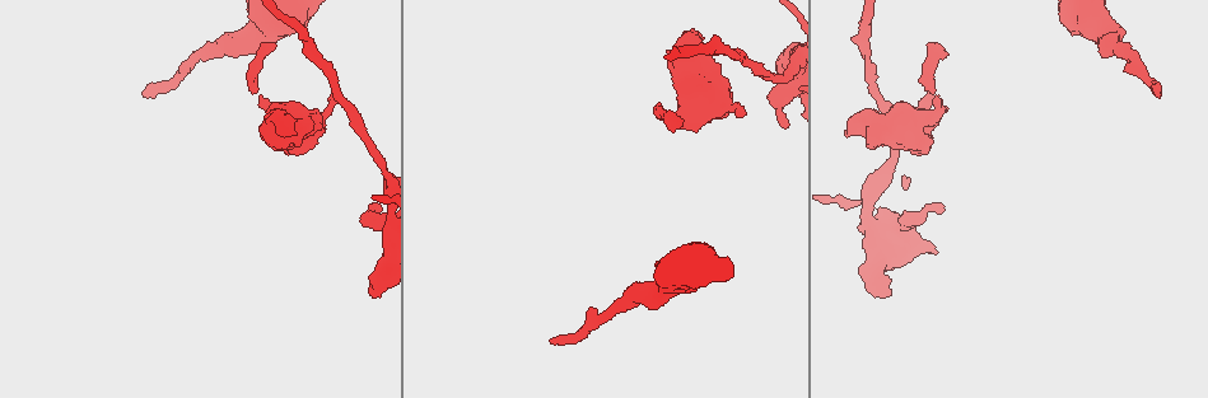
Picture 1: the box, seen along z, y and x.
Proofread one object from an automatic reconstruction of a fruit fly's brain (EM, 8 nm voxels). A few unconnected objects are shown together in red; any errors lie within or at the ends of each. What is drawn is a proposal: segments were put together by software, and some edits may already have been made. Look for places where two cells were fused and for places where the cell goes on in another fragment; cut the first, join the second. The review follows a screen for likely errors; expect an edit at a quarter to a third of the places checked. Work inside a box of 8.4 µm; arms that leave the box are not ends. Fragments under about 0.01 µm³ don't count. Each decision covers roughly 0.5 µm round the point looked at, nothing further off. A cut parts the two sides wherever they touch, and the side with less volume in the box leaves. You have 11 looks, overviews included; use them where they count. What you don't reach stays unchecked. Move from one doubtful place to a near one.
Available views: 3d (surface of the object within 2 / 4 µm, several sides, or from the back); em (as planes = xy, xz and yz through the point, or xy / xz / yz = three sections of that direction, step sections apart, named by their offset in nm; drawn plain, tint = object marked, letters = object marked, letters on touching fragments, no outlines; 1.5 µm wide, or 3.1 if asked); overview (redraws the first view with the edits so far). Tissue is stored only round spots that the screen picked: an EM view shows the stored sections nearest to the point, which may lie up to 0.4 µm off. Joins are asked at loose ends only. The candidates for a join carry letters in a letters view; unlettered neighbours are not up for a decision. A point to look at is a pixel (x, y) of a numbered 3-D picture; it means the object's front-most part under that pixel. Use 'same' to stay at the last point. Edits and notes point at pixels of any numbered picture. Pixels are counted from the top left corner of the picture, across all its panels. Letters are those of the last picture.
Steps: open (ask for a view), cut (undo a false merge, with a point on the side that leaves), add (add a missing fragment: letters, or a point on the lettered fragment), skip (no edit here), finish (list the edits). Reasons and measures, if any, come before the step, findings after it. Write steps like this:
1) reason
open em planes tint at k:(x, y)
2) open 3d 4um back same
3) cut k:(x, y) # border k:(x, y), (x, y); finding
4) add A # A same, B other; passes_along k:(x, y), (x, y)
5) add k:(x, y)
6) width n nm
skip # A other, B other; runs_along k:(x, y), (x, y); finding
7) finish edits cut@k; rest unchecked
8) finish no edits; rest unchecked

end of a long branch
open 3d 4um back at 1:(1159, 93)

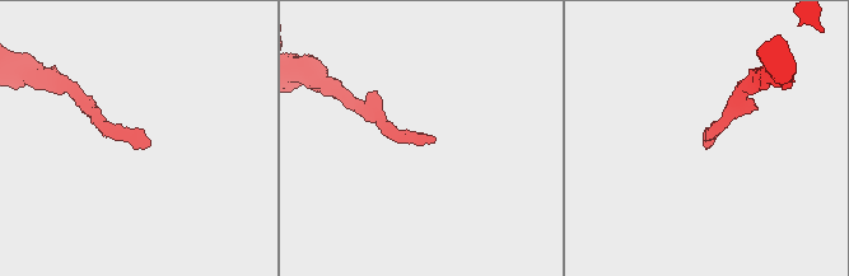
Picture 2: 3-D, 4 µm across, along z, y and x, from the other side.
open em xz step 8 letters at 2:(149, 146)

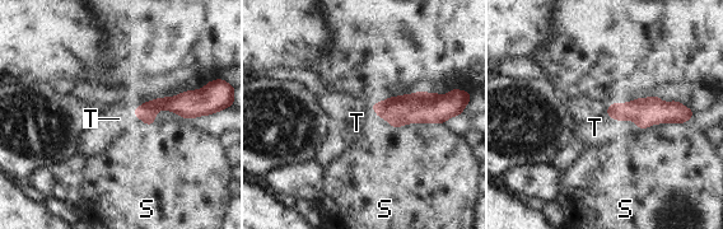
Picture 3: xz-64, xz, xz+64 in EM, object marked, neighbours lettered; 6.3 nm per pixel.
open em planes letters same

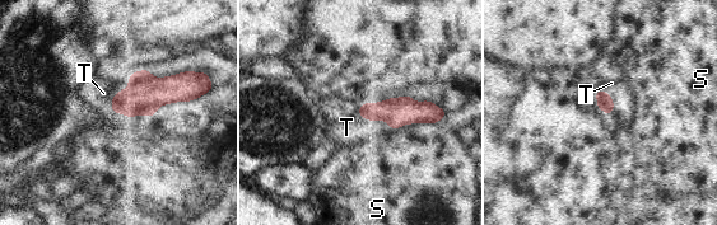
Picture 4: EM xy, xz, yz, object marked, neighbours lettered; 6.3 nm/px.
longest_contact S 340 nm
add 4:(103, 93) # S other, T same; passes_along 4:(145, 94), (119, 92), (103, 93); the cell continues

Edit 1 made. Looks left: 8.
redraw
open overview

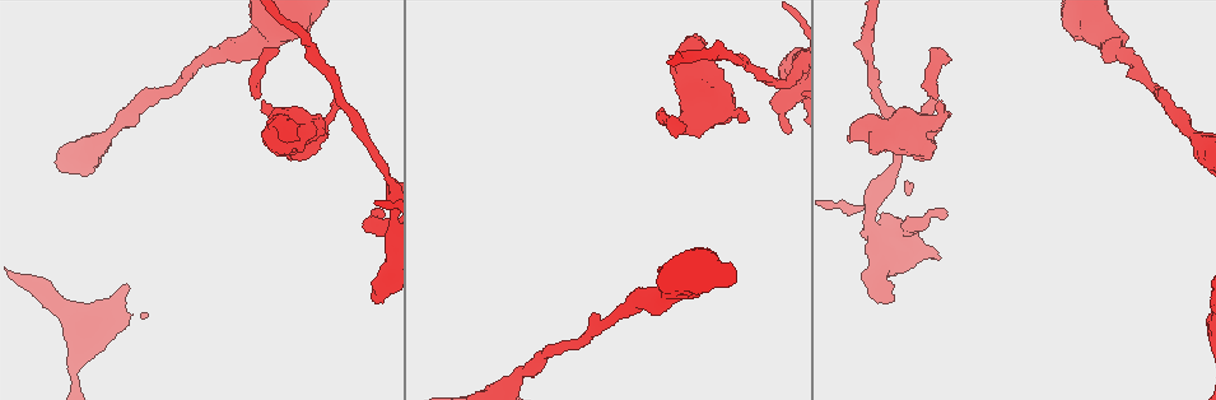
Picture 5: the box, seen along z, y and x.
branch stops here
open em xz step 4 letters at 5:(936, 47)

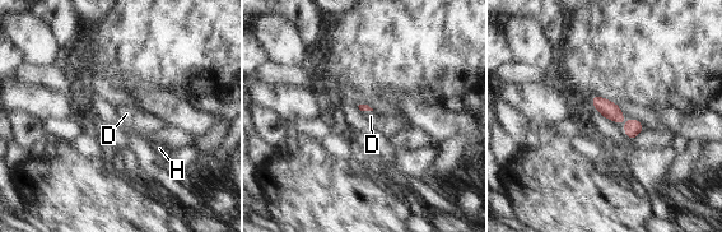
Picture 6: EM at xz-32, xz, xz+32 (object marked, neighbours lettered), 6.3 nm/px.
open em planes letters same

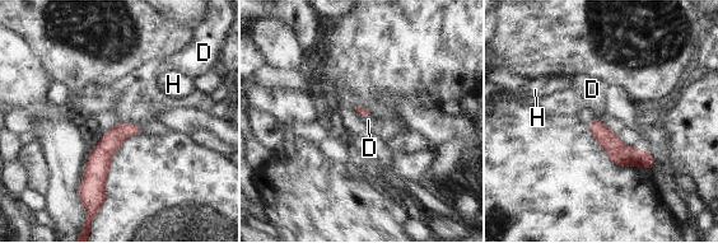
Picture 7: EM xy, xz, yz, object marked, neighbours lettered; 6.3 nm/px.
add 7:(139, 87) # D same, H other; passes_along 7:(102, 154), (125, 124), (139, 87); the cell continues

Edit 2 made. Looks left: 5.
see it whole again
open overview

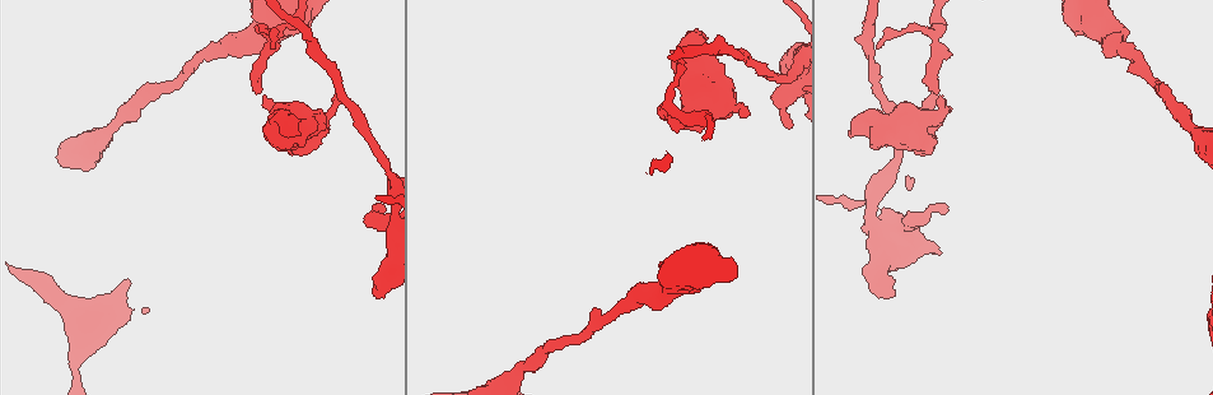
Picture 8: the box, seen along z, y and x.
sudden change in width
open em planes letters at 8:(331, 116)

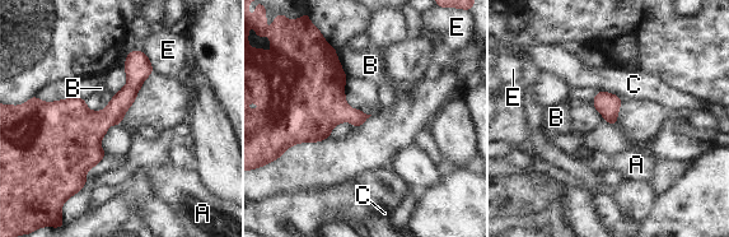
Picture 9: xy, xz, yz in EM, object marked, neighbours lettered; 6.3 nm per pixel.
skip # A other, B other, C other, E other; border 9:(124, 66), (127, 82), (113, 96); continuous, no second cell

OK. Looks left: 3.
branch stops here
open em xy step 8 tint at 8:(785, 70)

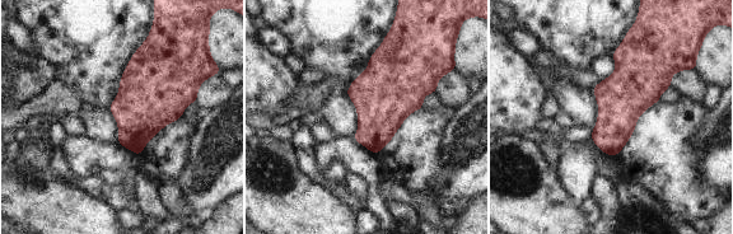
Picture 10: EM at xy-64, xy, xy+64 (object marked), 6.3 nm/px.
cut it another way
open em planes letters same

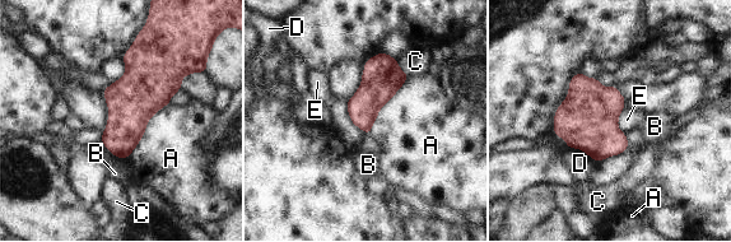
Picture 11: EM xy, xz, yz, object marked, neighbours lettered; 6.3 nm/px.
skip # A other, B other, C other, D other, E other; border 11:(170, 102), (148, 120), (126, 157); no lettered fragment goes on from it

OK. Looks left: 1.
finish edits add@4, add@7; rest unchecked

